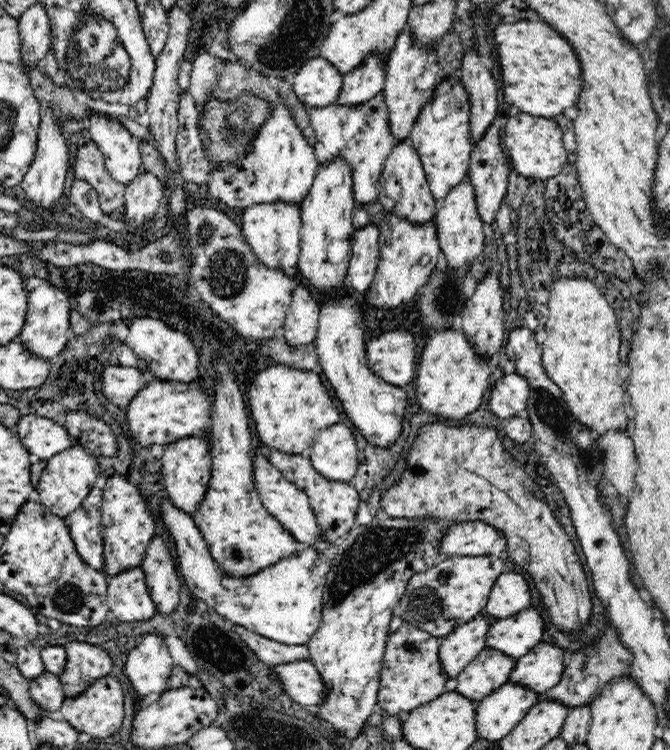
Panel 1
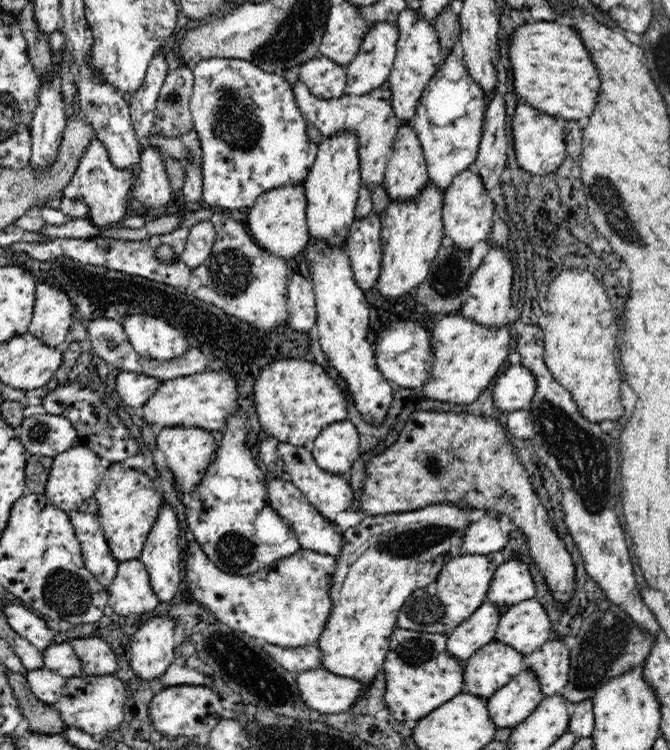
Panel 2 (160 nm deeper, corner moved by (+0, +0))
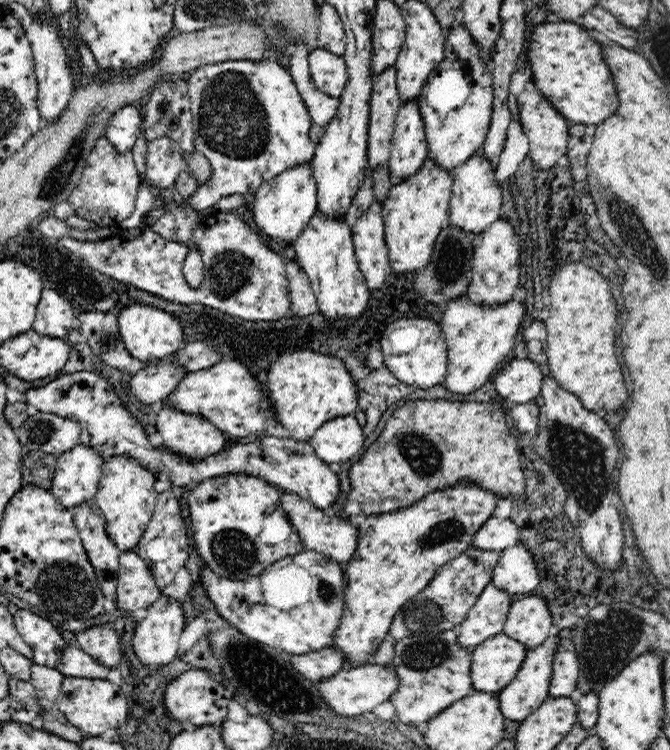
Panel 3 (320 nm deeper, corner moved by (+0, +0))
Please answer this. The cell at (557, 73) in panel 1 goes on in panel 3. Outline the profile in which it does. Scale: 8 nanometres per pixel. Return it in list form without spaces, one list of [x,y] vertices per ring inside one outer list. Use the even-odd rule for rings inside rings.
[[[548,20],[533,30],[534,40],[530,44],[528,60],[534,82],[560,114],[578,124],[598,126],[617,113],[619,98],[616,86],[612,82],[608,63],[604,62],[601,38],[596,32],[568,20]]]

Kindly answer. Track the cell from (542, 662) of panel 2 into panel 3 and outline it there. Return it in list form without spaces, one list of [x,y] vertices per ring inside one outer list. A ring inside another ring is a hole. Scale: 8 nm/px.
[[[568,638],[562,639],[552,673],[549,696],[555,698],[570,697],[579,687],[580,674],[579,656],[574,642]]]

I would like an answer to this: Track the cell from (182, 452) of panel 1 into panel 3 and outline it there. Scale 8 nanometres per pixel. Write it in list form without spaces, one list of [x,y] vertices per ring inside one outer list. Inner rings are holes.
[[[165,400],[163,403],[160,402],[159,406],[160,410],[157,412],[156,426],[158,433],[163,438],[161,444],[174,449],[178,454],[186,458],[191,458],[192,462],[200,460],[200,458],[206,458],[206,456],[212,456],[212,454],[220,452],[230,443],[228,436],[207,418],[198,414],[190,414],[186,410],[178,410],[171,404],[165,404]]]

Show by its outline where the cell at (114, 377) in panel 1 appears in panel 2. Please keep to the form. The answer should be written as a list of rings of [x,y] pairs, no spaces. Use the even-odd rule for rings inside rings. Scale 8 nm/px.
[[[118,372],[116,378],[117,395],[134,408],[143,407],[154,396],[162,380],[146,373]]]

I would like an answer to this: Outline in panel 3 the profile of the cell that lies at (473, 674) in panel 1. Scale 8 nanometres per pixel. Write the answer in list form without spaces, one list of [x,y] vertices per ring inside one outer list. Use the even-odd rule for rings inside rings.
[[[504,632],[471,649],[471,677],[475,691],[499,694],[522,667],[527,648]]]

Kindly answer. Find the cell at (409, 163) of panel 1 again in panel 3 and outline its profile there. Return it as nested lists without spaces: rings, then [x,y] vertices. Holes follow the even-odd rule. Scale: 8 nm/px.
[[[417,99],[404,100],[397,114],[388,167],[395,183],[412,177],[427,160],[429,149]]]

